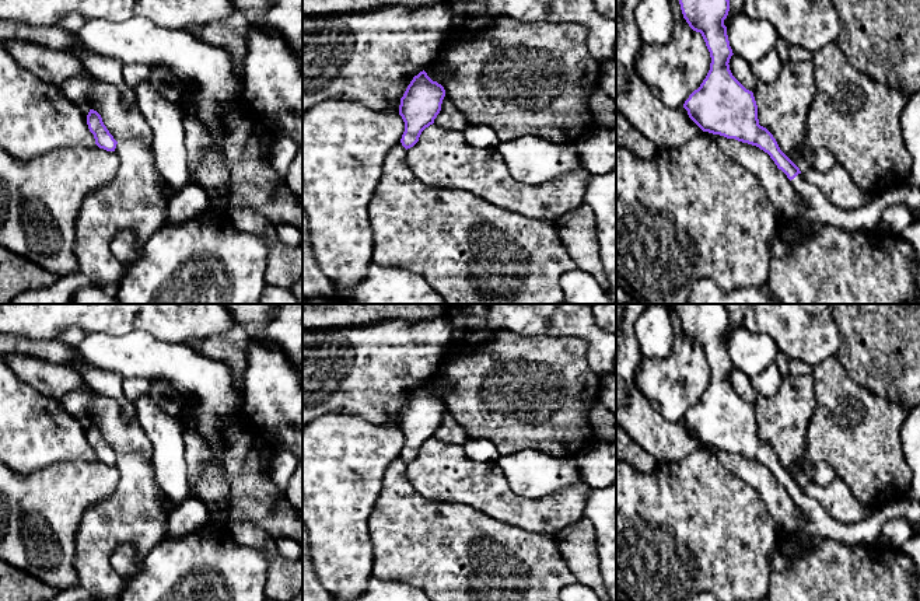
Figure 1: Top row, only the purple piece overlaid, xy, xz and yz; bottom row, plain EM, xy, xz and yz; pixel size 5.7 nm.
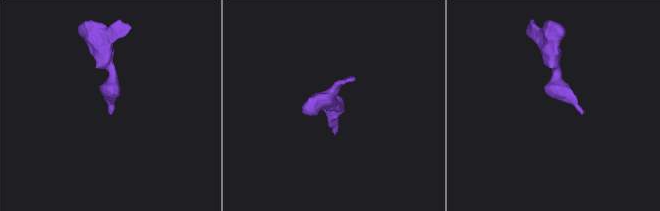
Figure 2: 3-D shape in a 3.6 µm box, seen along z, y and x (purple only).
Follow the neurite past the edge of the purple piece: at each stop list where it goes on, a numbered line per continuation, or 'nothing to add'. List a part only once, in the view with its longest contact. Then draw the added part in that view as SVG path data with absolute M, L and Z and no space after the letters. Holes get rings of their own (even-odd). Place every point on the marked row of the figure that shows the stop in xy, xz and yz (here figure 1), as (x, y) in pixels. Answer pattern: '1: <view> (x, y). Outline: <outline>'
1: yz (818, 209). Outline: M798 174L791 184L805 206L802 220L830 226L847 233L868 233L877 230L884 212L903 205L913 214L920 210L920 188L903 184L875 196L867 205L856 209L842 209L833 205L816 186Z

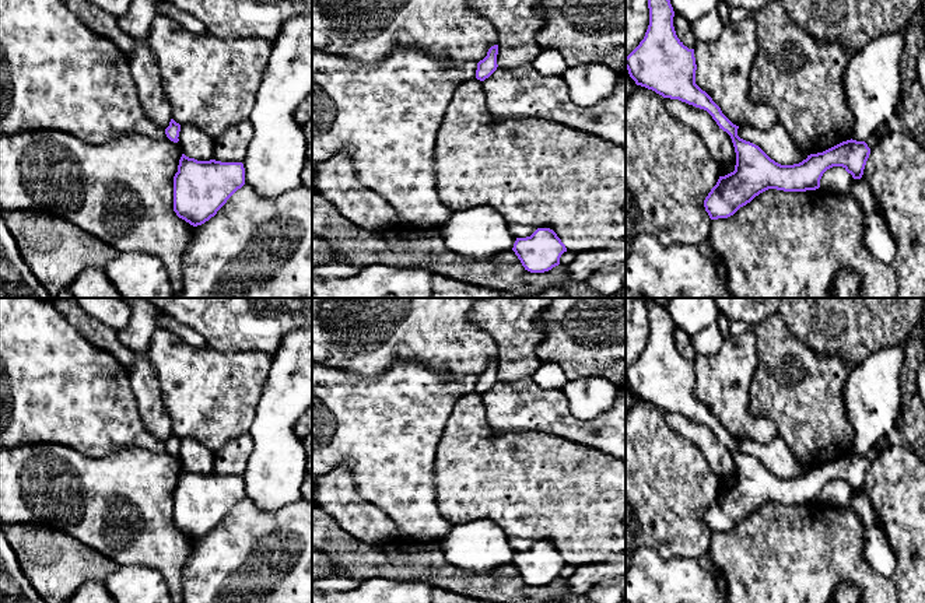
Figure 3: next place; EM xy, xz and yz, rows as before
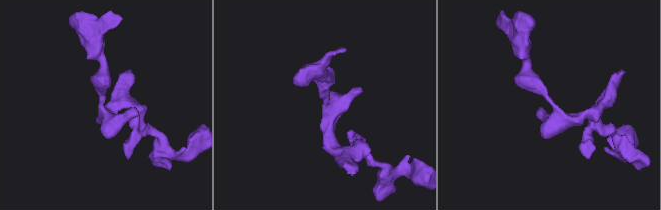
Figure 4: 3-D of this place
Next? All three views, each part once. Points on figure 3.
nothing to add

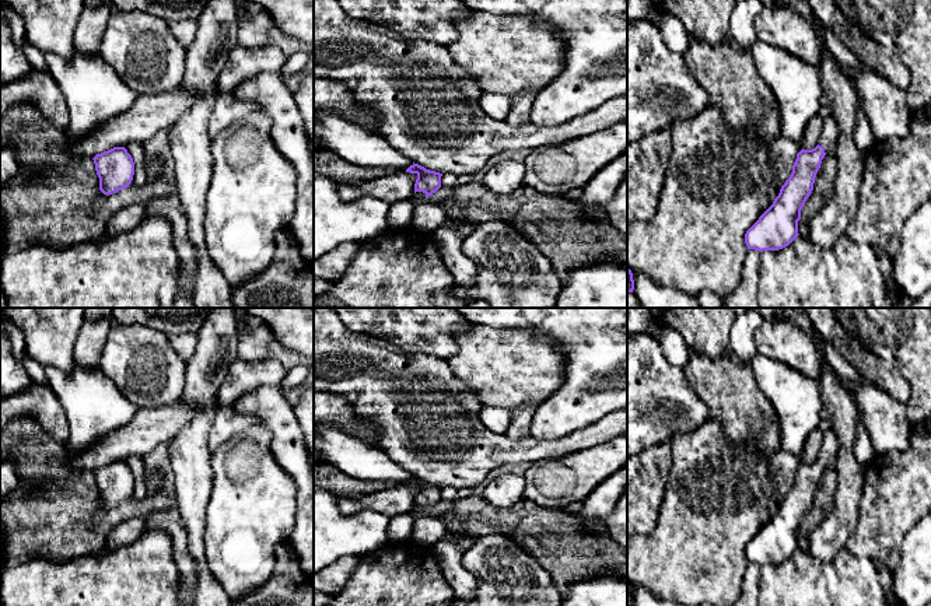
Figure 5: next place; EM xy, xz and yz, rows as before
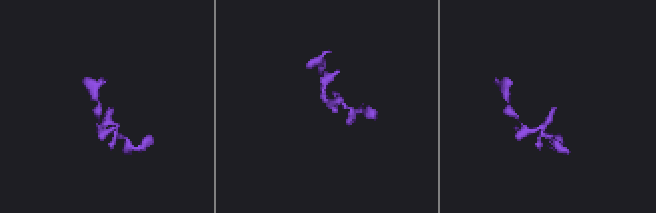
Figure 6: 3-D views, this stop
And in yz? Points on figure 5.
1: yz (830, 133). Outline: M833 115L823 119L822 136L819 146L825 147L825 153L830 154L836 151L837 140L840 137L839 125Z

